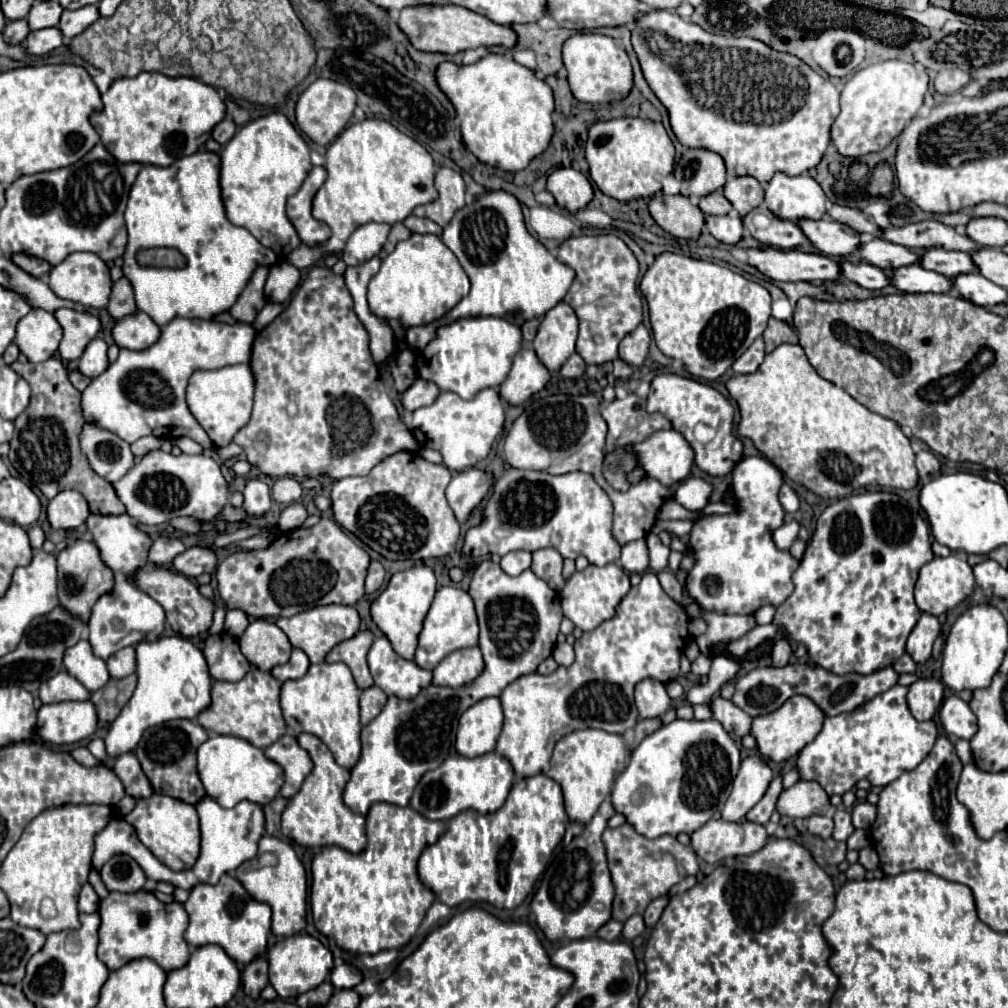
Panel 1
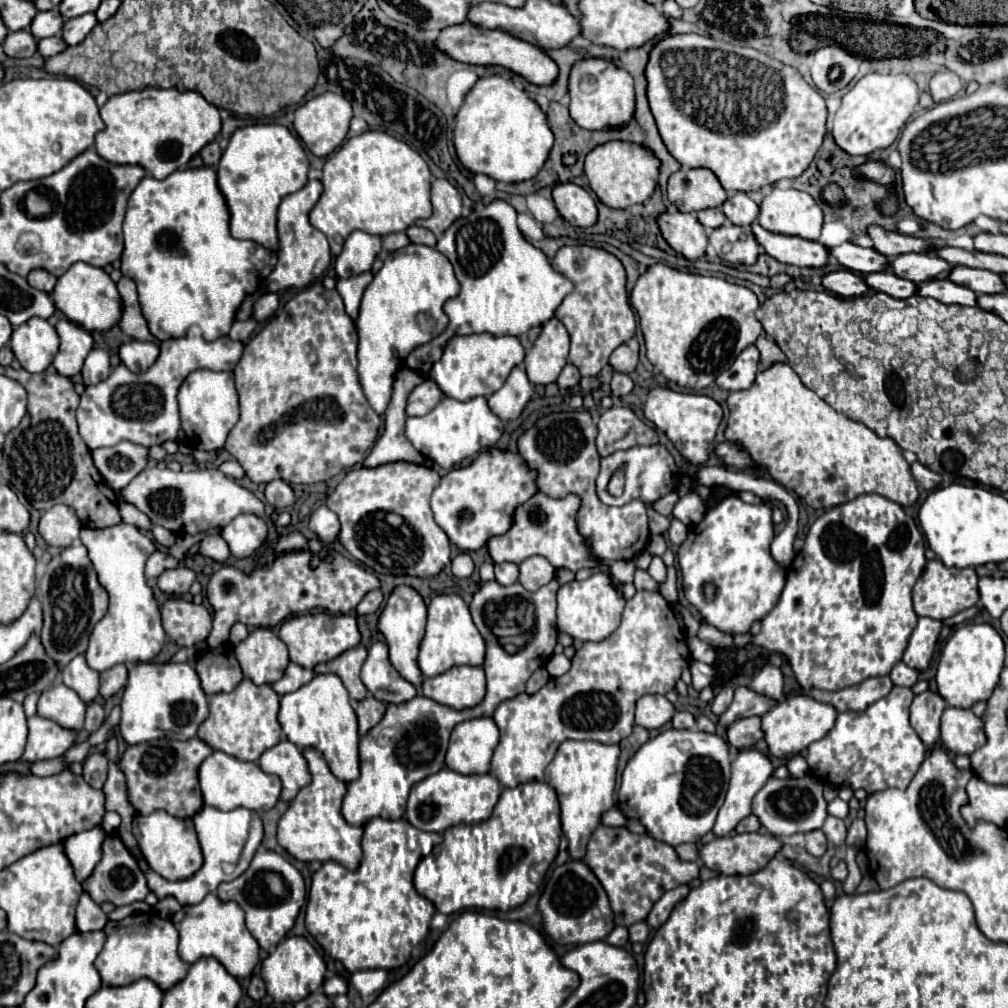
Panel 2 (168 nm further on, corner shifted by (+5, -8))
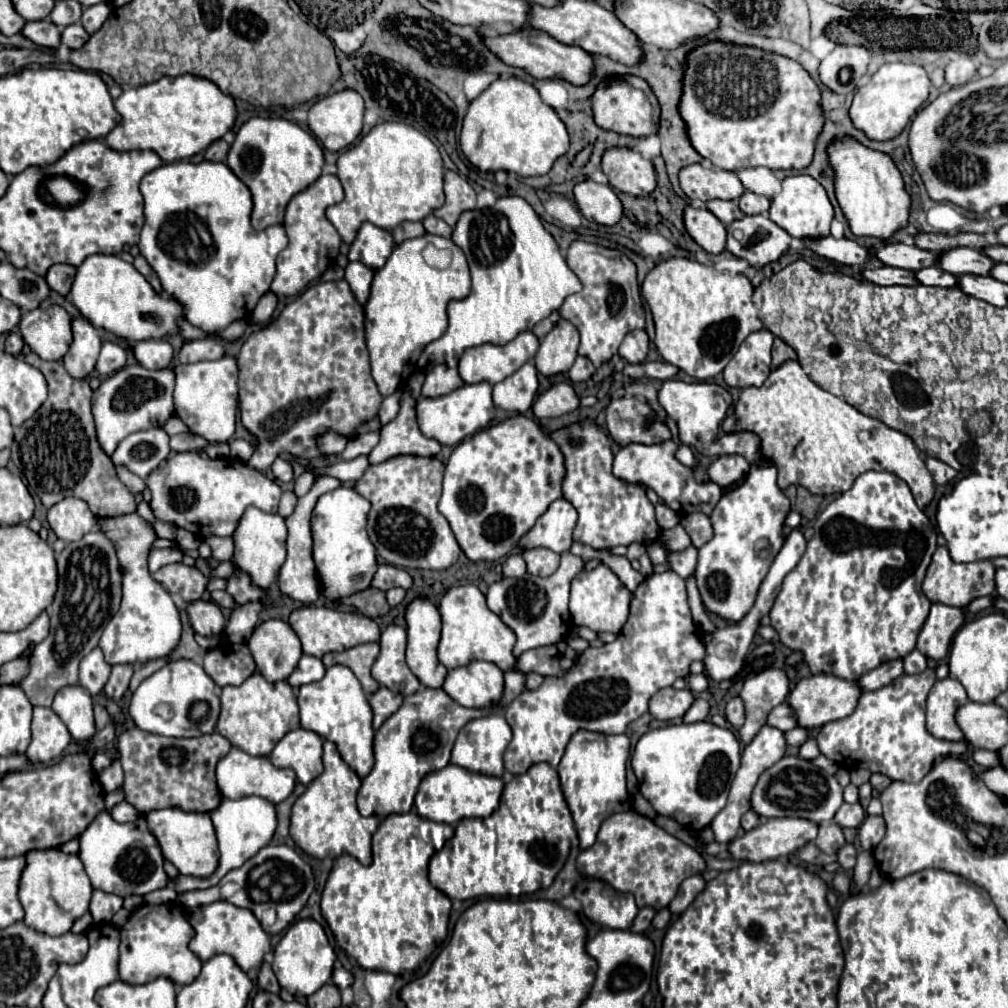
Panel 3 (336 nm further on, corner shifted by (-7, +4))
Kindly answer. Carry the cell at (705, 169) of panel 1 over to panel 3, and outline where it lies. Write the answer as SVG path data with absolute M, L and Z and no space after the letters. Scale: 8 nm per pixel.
M694 163L680 171L680 185L690 199L700 201L738 199L744 193L740 179L732 171L704 167L700 163Z

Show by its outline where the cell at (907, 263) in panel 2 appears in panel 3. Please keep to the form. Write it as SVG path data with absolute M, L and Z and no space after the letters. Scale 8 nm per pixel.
M956 247L948 253L938 255L938 267L960 277L960 275L990 275L994 261L978 249Z

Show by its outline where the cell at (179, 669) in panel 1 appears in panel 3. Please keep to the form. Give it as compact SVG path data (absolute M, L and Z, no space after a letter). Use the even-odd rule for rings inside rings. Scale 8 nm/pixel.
M178 659L164 665L160 671L140 683L140 687L132 695L128 711L142 731L166 737L202 737L214 733L216 729L216 721L220 715L220 699L216 693L216 683L204 673L198 663L190 659ZM160 701L166 701L174 707L174 717L170 721L154 713L154 707Z

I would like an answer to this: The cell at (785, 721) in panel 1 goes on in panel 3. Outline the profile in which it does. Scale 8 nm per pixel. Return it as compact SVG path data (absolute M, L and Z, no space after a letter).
M820 673L820 675L810 675L810 677L800 679L788 697L788 705L796 711L800 727L814 729L814 727L822 727L828 721L848 717L856 709L860 695L862 695L862 689L856 681L846 681L836 675Z

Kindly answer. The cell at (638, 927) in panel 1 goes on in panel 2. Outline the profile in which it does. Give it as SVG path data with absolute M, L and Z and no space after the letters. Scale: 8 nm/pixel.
M644 921L630 925L628 931L630 931L630 941L632 941L632 943L634 943L634 941L644 943L644 941L648 939L648 935L650 935L650 927L648 927Z

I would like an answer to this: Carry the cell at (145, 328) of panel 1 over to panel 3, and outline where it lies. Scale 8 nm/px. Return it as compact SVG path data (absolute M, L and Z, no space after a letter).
M142 341L134 345L134 355L146 369L166 369L172 363L174 351L168 341Z

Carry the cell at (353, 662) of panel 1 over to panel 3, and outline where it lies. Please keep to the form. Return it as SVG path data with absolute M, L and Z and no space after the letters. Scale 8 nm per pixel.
M364 643L358 647L352 647L348 651L342 653L328 653L322 657L324 665L346 665L348 669L352 669L352 673L358 677L358 681L362 683L362 689L366 695L374 693L378 689L378 683L374 681L374 677L370 675L370 667L376 661L380 653L380 645L378 643Z

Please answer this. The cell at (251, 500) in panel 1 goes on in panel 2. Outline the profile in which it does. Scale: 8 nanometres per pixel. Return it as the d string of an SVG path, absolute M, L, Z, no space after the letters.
M252 513L234 517L224 529L222 537L236 557L252 557L268 537L268 525Z

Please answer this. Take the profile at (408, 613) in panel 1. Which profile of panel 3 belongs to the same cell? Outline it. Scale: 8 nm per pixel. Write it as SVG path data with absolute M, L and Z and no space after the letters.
M416 599L408 605L406 609L406 623L408 623L408 649L406 649L406 663L410 667L410 671L418 677L418 681L424 687L430 689L438 689L442 687L448 669L438 661L436 657L436 647L440 641L440 629L442 629L442 621L440 621L440 613L438 609L428 601L428 599Z

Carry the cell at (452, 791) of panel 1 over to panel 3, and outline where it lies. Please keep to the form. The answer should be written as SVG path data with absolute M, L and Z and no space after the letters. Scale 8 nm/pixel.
M446 765L442 771L434 771L426 775L426 779L422 779L418 793L414 797L414 807L420 817L448 825L456 825L460 819L468 819L468 817L484 819L490 817L498 807L502 787L504 783L498 777L472 773L458 765Z

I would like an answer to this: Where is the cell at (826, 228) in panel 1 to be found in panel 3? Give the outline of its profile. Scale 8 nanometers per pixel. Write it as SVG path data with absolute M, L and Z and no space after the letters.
M888 243L884 245L876 257L890 267L920 271L924 267L934 267L938 263L938 255L920 247L910 247L904 243Z

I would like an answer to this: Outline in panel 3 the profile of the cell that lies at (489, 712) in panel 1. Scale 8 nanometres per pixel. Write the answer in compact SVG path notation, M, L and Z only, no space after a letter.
M492 713L492 715L486 715L482 719L474 719L474 721L466 723L466 727L462 727L462 731L458 733L450 763L464 767L468 771L474 771L474 773L502 777L502 773L504 773L502 755L504 755L504 749L510 743L510 739L512 739L512 731L510 731L510 725L506 723L504 715Z

